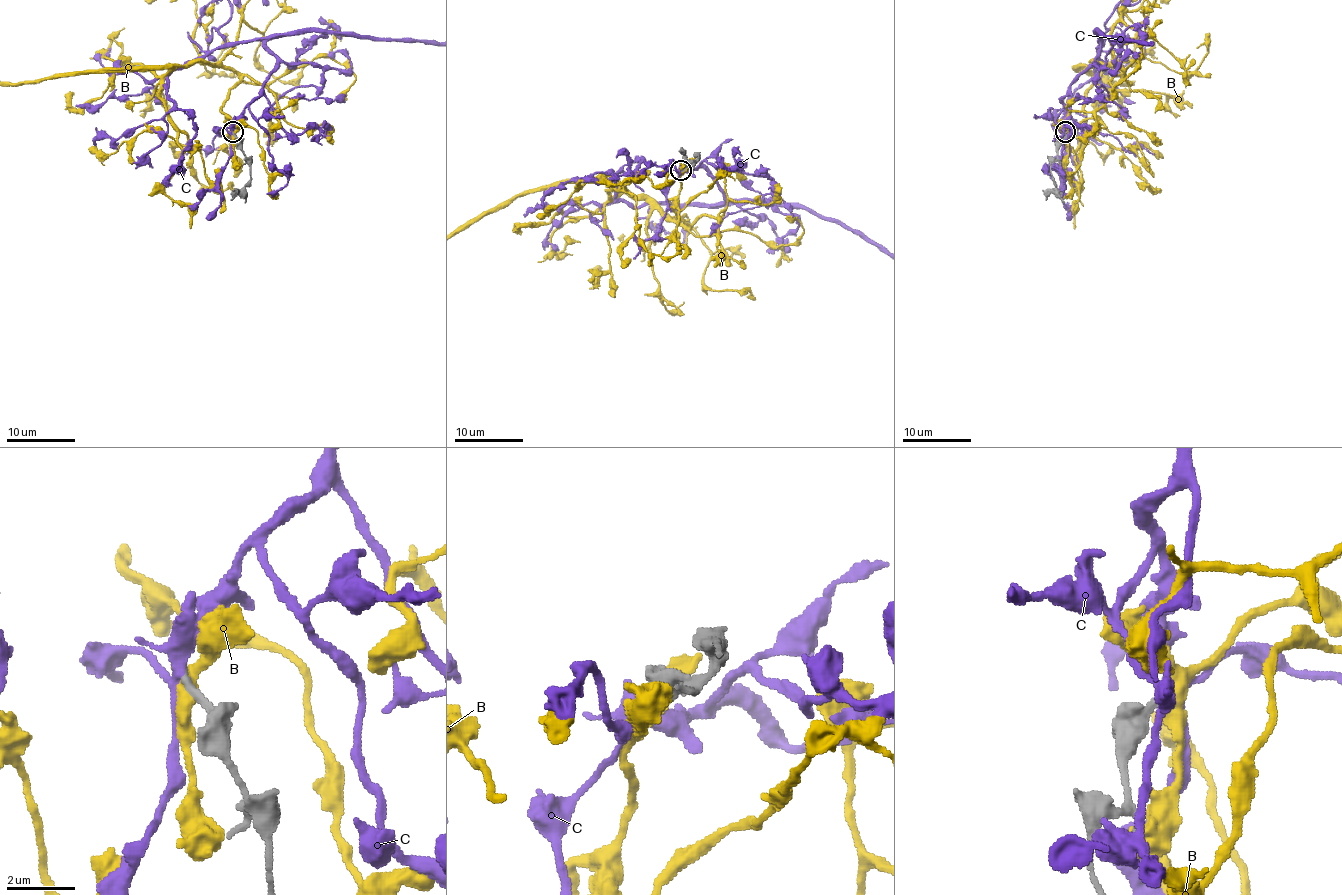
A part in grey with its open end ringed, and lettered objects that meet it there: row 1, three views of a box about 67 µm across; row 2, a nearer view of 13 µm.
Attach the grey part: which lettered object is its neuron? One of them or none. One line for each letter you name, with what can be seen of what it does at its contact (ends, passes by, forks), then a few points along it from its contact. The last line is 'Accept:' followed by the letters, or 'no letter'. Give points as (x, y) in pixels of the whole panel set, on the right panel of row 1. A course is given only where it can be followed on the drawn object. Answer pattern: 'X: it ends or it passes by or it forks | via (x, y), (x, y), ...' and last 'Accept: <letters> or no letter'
C: it forks
Accept: C

